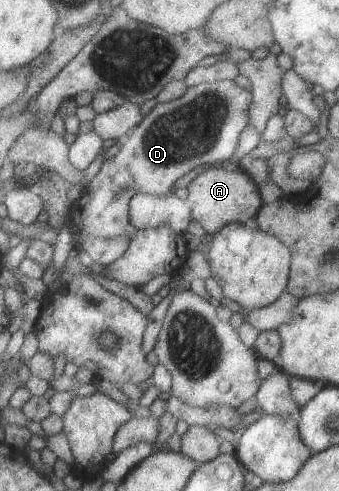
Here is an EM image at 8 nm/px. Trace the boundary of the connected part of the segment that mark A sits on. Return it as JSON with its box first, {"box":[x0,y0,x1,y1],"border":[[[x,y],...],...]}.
{"box":[189,167,264,234],"border":[[[213,167],[199,175],[189,185],[189,200],[195,208],[195,218],[201,222],[209,234],[219,234],[231,223],[245,223],[249,218],[257,218],[263,210],[264,201],[258,182],[242,169]]]}

